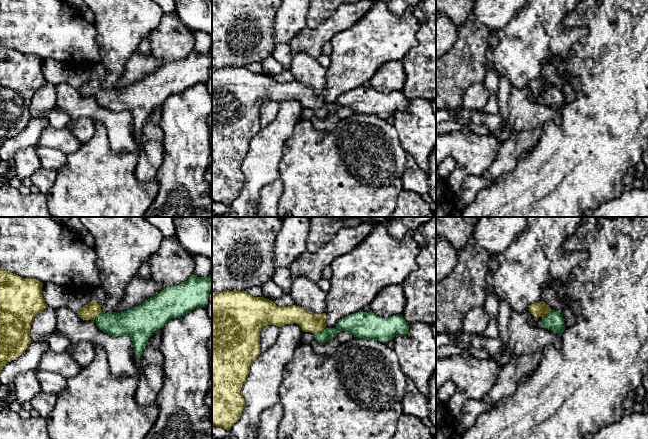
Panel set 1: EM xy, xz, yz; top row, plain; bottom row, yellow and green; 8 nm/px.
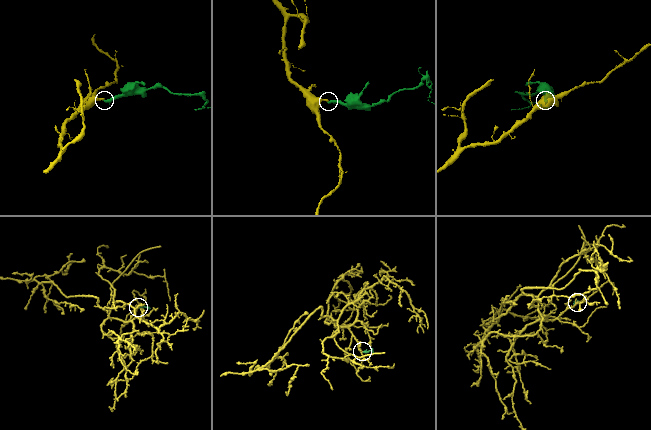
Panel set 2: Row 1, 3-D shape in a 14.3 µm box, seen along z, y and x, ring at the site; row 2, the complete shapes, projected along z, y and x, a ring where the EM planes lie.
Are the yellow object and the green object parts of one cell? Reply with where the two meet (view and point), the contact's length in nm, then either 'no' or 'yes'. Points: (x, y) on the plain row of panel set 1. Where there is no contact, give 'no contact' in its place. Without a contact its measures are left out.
xz (319, 107) | 120 nm | yes

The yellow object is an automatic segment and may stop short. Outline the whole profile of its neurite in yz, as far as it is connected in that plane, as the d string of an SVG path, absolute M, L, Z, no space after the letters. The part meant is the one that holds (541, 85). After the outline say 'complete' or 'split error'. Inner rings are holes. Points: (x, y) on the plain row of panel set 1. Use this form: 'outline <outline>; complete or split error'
outline M544 77L530 81L529 87L534 93L541 93L540 99L548 106L561 111L566 104L561 88L552 86Z; split error

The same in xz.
outline M246 67L212 68L212 201L229 206L240 195L245 182L242 162L251 140L261 129L260 108L267 101L280 104L296 99L303 107L313 109L318 119L335 114L341 107L383 119L393 116L396 111L405 112L409 108L408 99L400 90L382 94L371 87L360 87L340 95L335 104L326 103L326 94L325 89L318 92L296 81L280 83L274 77L254 73Z; split error

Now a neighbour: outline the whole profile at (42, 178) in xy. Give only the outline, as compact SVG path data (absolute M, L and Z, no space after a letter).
M43 167L39 168L30 177L32 184L37 186L40 193L46 194L54 184L57 177L57 170L47 170Z

